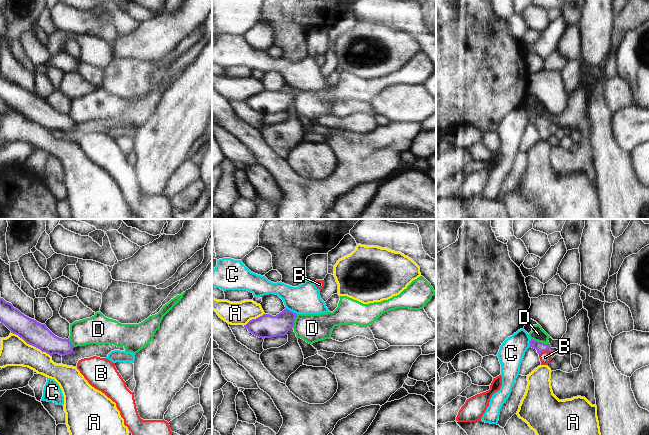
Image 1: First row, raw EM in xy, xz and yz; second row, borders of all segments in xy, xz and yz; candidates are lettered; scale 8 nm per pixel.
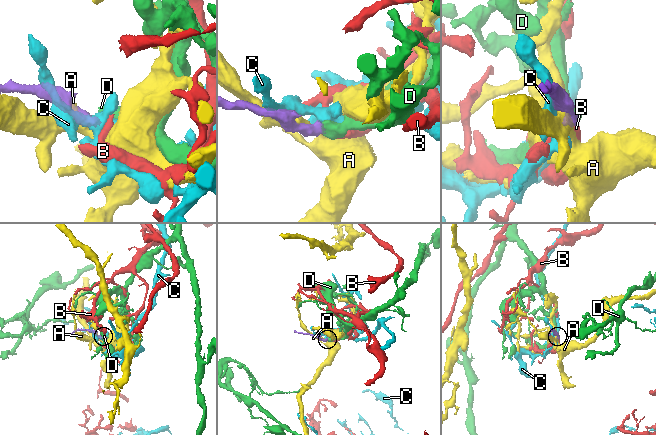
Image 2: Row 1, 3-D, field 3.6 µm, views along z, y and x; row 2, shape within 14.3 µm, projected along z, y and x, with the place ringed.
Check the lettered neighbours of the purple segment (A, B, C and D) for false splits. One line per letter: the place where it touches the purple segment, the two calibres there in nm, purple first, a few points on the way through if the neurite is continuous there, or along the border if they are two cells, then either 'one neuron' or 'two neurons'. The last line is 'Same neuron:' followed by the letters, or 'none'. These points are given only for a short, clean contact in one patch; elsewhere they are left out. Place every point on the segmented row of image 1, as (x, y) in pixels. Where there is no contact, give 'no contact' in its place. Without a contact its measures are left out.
A: xy (31, 344) | 190/220 nm | two neurons
B: yz (544, 350) | 80/100 nm | across yz (539, 346), (544, 350), (545, 357) | one neuron
C: xz (291, 311) | 190/240 nm | two neurons
D: yz (540, 342) | 80/110 nm | along yz (531, 338), (548, 344) | two neurons
Same neuron: B

